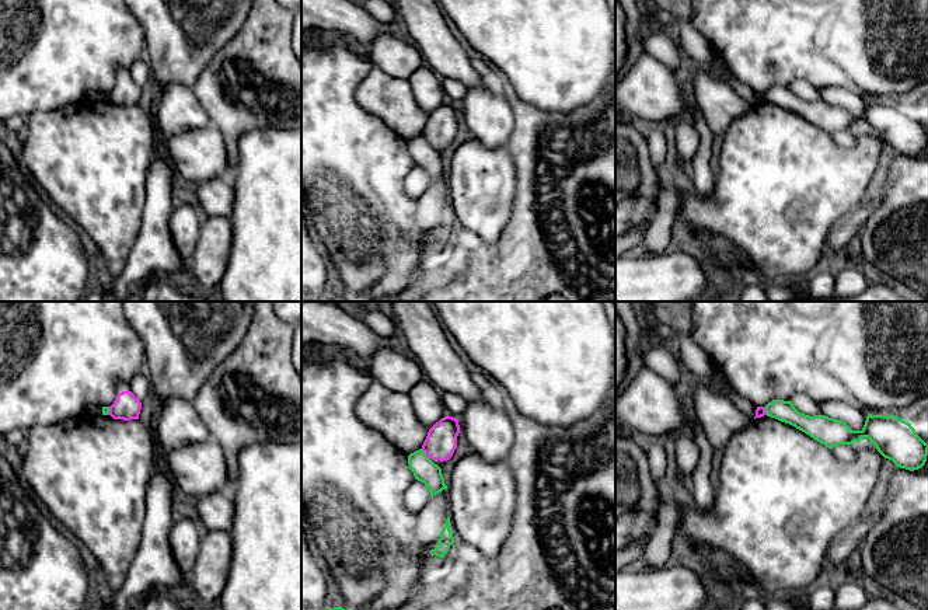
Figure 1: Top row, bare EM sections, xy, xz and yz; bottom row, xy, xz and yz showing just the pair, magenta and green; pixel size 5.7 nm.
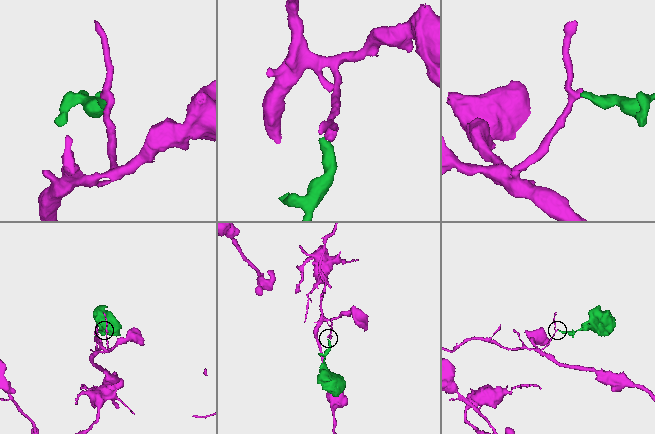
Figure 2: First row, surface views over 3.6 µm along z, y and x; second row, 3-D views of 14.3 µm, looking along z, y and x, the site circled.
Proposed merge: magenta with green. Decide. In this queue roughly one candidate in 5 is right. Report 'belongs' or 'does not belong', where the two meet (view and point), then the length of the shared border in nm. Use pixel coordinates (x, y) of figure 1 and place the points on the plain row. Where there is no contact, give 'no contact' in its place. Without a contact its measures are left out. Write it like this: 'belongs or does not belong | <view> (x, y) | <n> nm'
does not belong | xz (426, 140) | 80 nm

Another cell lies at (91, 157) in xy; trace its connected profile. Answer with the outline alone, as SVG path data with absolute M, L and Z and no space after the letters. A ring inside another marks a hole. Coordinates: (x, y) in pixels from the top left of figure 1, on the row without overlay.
M84 98L28 115L22 139L24 163L32 179L97 244L107 280L118 278L143 220L147 171L158 147L153 114L139 105Z

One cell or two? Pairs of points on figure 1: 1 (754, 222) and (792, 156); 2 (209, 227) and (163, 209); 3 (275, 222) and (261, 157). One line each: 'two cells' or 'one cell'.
1: one cell
2: two cells
3: one cell

